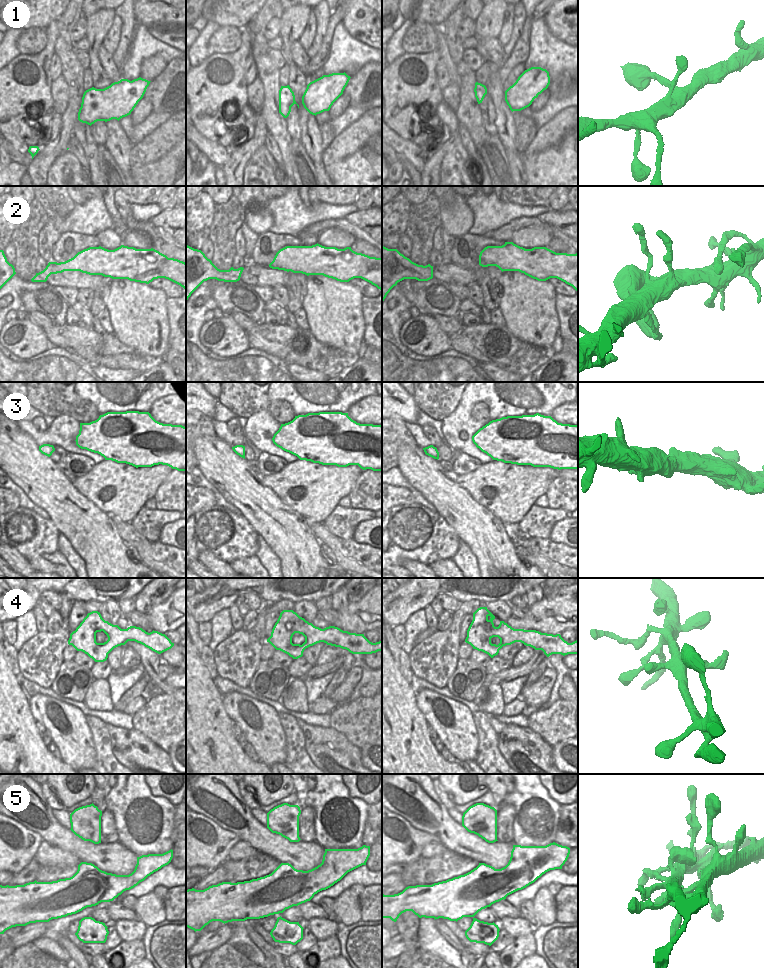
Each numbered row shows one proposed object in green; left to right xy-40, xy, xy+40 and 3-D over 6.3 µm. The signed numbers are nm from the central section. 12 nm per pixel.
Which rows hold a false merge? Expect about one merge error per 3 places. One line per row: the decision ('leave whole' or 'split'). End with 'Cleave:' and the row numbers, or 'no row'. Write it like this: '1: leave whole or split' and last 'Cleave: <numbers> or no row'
1: leave whole
2: leave whole
3: leave whole
4: leave whole
5: leave whole
Cleave: no row

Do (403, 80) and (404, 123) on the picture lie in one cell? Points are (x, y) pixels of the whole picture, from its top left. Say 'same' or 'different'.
same

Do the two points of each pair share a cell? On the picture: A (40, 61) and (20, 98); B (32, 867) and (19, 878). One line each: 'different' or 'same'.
A: same
B: same

